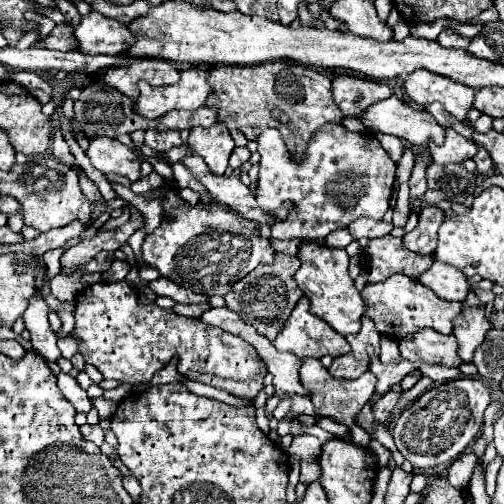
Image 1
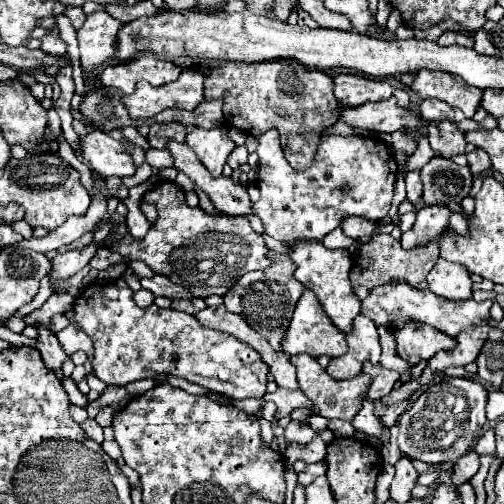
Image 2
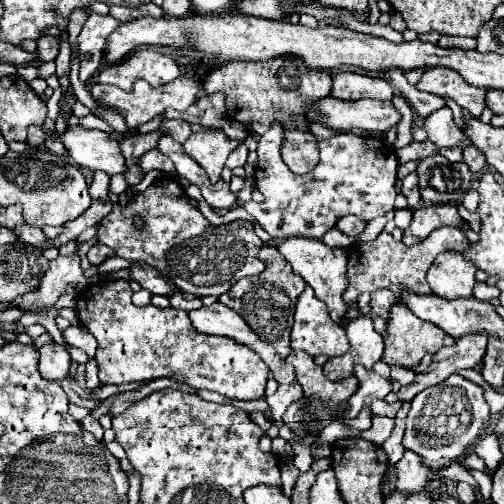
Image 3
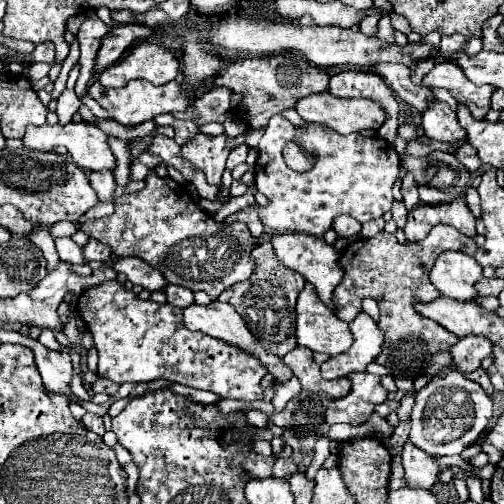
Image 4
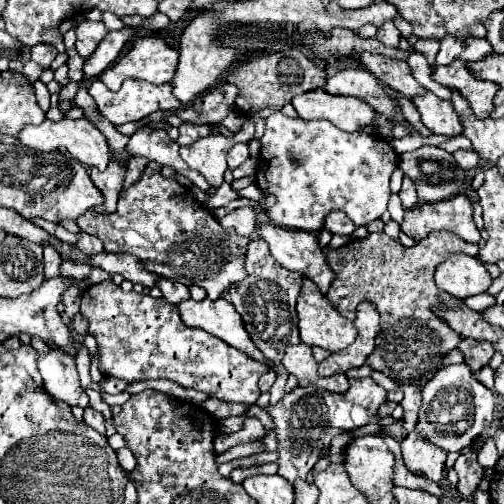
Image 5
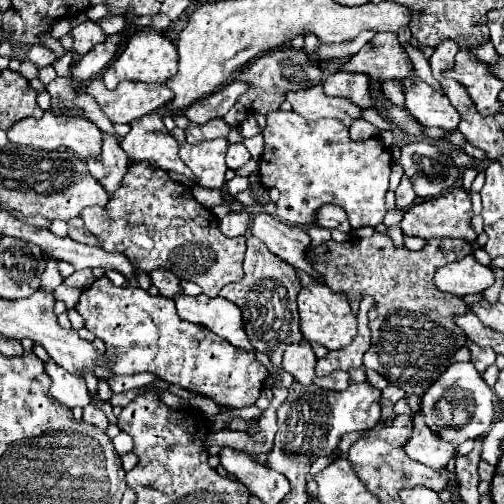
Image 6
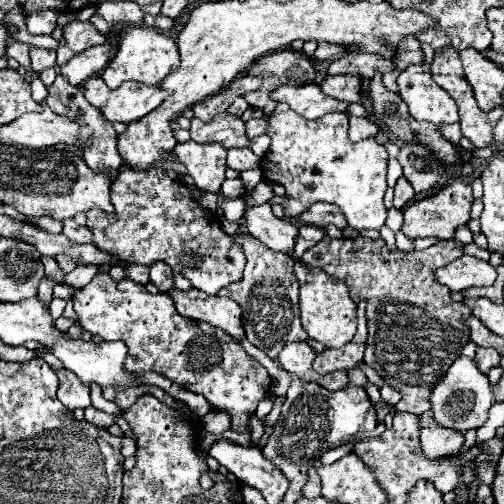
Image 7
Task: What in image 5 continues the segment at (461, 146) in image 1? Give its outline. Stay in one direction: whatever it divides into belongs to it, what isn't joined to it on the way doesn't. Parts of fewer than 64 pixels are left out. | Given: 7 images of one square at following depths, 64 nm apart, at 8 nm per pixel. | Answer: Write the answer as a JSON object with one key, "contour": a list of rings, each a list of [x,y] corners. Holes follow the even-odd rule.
{"contour":[[[426,90],[426,94],[422,96],[412,96],[410,100],[420,112],[424,126],[430,128],[434,134],[456,136],[462,132],[462,124],[452,102],[434,96],[430,90]]]}

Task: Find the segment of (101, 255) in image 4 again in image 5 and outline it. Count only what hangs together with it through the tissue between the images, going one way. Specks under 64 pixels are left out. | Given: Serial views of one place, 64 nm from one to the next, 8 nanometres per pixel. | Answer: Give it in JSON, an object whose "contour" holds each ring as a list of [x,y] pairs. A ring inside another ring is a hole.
{"contour":[[[78,232],[78,242],[76,242],[76,244],[78,244],[78,248],[87,255],[97,254],[104,250],[100,239],[92,236],[92,234],[86,234],[86,232]]]}

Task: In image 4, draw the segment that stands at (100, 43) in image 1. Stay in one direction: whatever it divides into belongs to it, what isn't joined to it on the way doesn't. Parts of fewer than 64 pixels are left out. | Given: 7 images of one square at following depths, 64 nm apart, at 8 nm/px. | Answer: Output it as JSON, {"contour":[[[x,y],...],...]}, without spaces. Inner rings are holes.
{"contour":[[[86,18],[76,34],[78,42],[80,42],[80,64],[82,64],[82,70],[80,70],[80,78],[76,82],[76,94],[78,98],[84,98],[86,96],[86,90],[88,90],[88,80],[92,78],[92,66],[94,66],[94,58],[96,58],[96,52],[100,48],[100,40],[110,32],[110,28],[98,18]]]}

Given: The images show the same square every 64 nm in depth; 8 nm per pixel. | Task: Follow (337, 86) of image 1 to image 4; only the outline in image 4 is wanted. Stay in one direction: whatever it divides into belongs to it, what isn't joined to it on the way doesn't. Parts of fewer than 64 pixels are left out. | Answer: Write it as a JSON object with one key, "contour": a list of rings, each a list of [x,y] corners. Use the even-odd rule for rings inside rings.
{"contour":[[[344,70],[330,78],[328,92],[340,98],[368,98],[378,102],[386,110],[388,117],[377,134],[380,138],[388,140],[388,143],[392,143],[392,140],[396,138],[400,104],[394,92],[378,74],[362,72],[362,70]]]}

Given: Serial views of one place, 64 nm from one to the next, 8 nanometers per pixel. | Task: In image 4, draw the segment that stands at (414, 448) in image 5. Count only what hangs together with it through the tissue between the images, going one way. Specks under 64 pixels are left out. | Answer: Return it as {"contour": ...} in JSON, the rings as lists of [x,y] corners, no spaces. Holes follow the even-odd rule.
{"contour":[[[406,442],[402,448],[402,464],[406,470],[406,482],[412,488],[432,488],[440,476],[436,456],[416,448],[412,442]]]}

